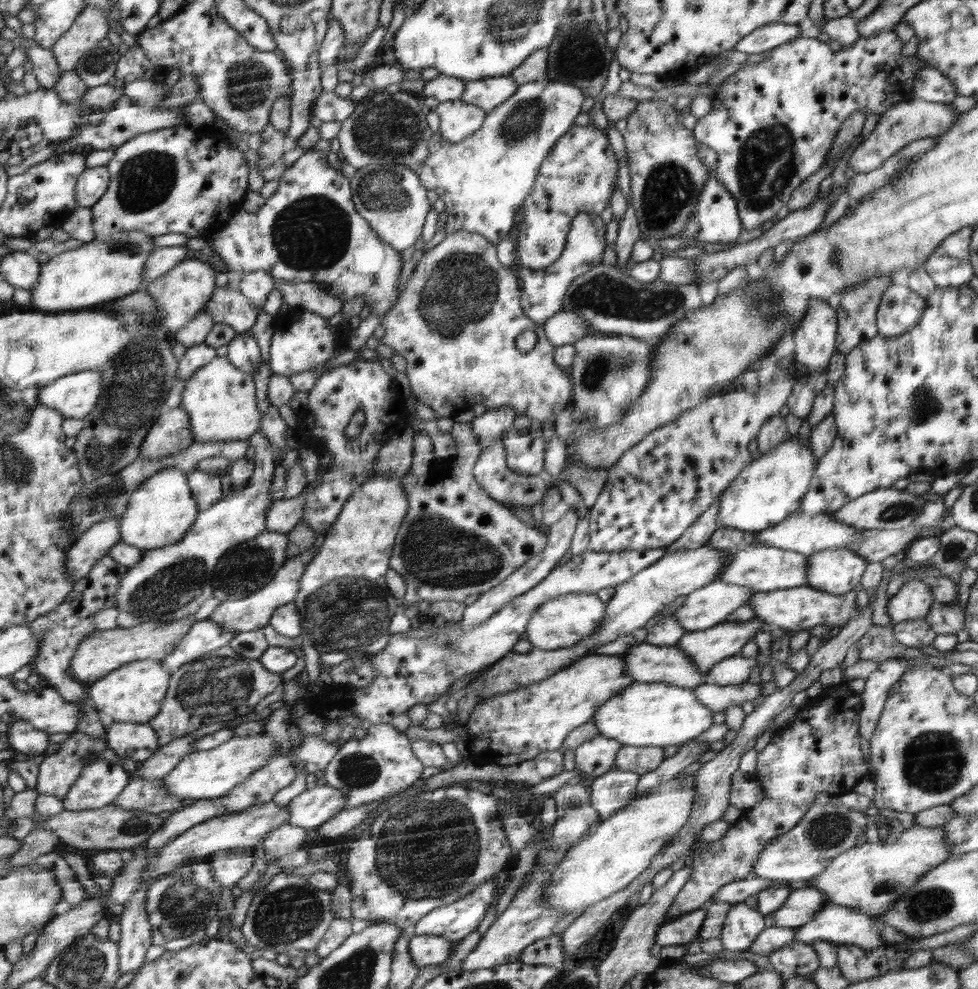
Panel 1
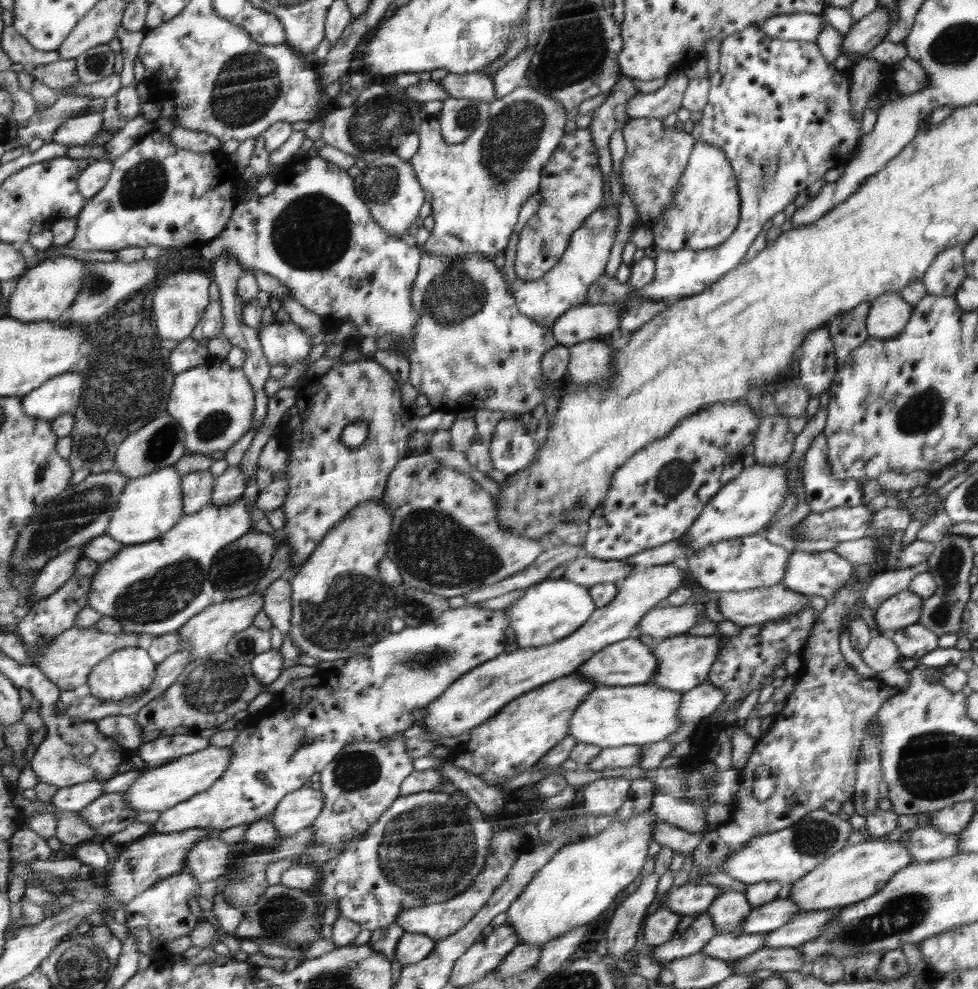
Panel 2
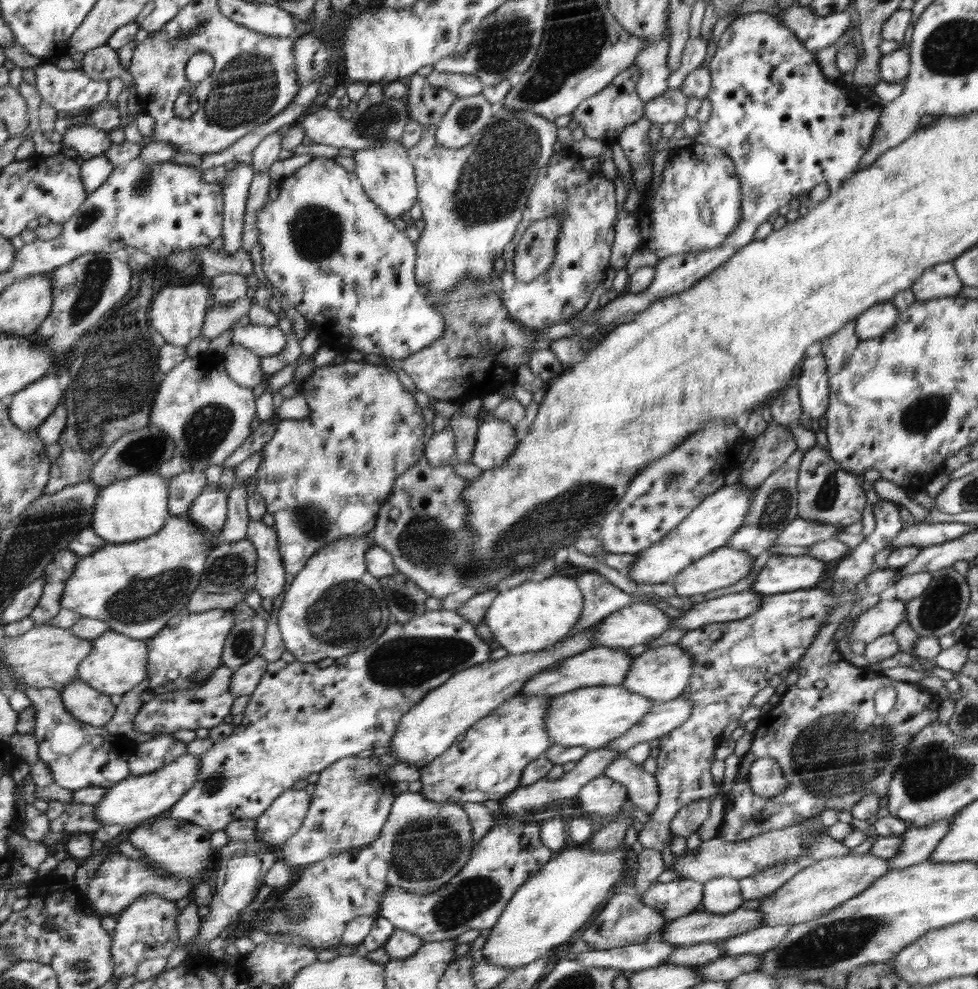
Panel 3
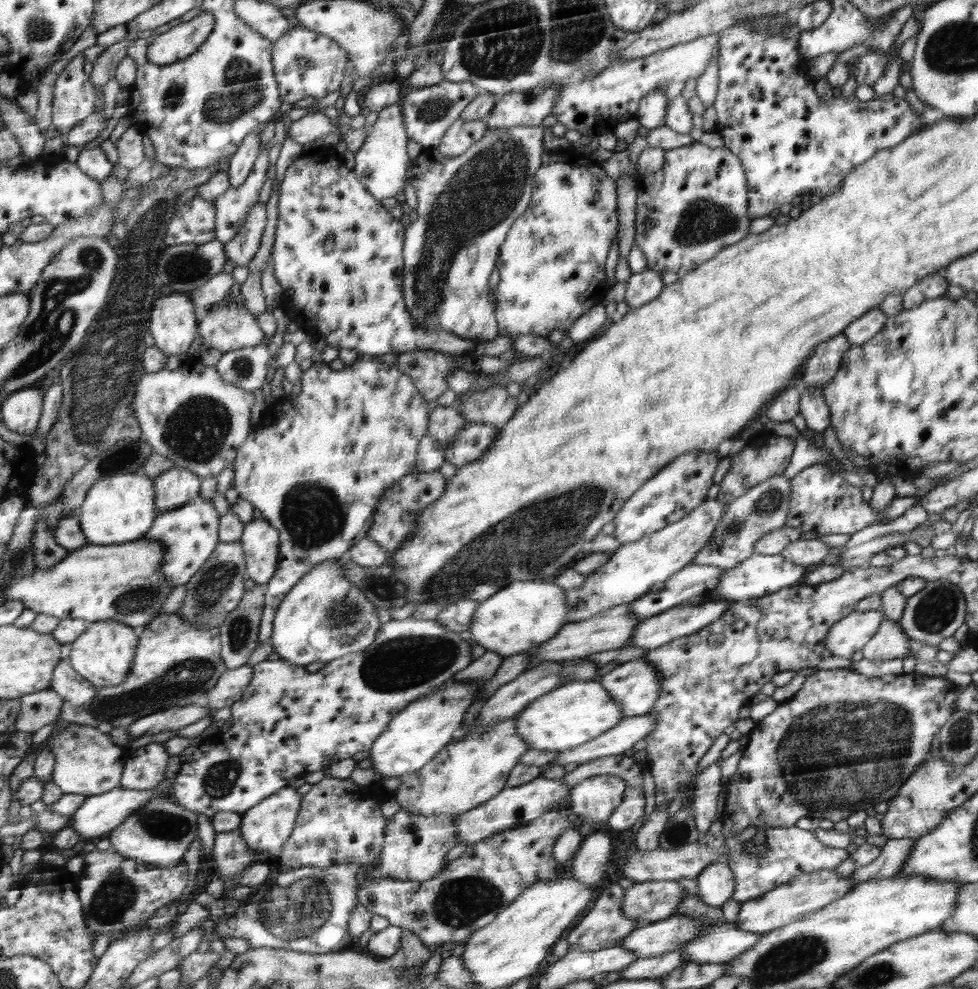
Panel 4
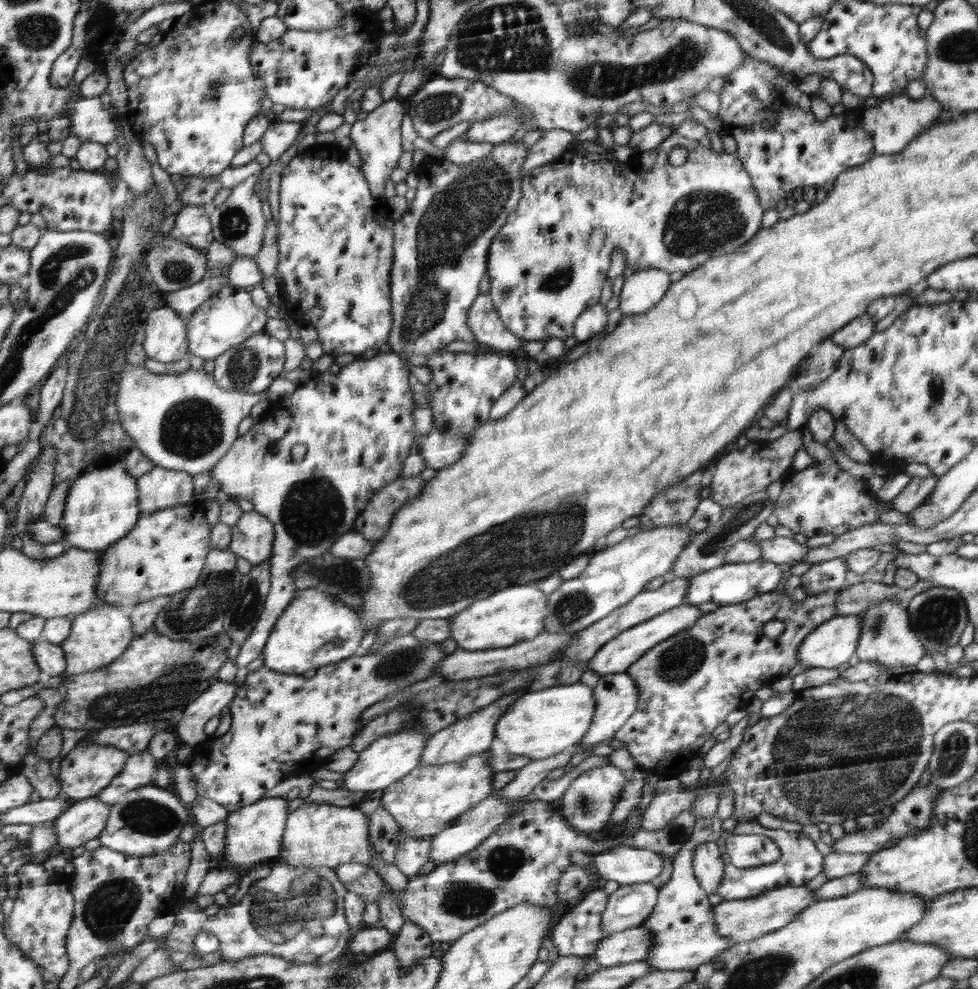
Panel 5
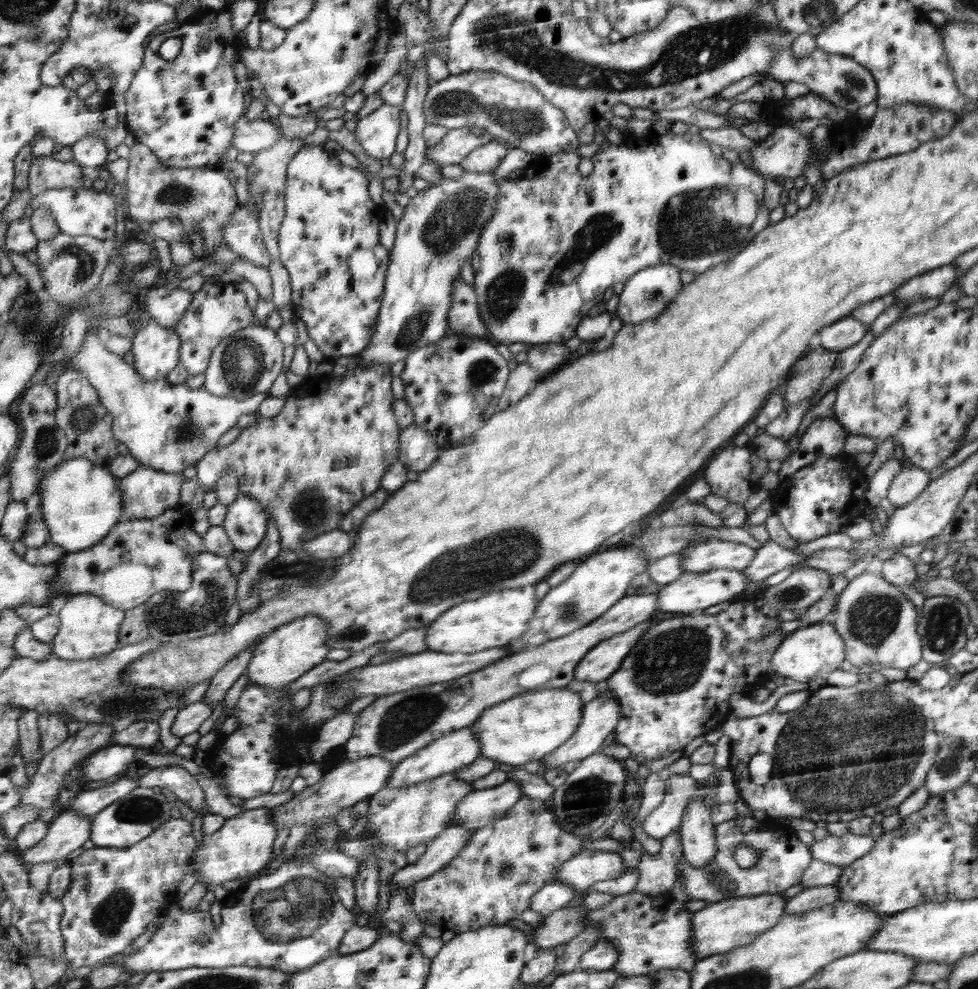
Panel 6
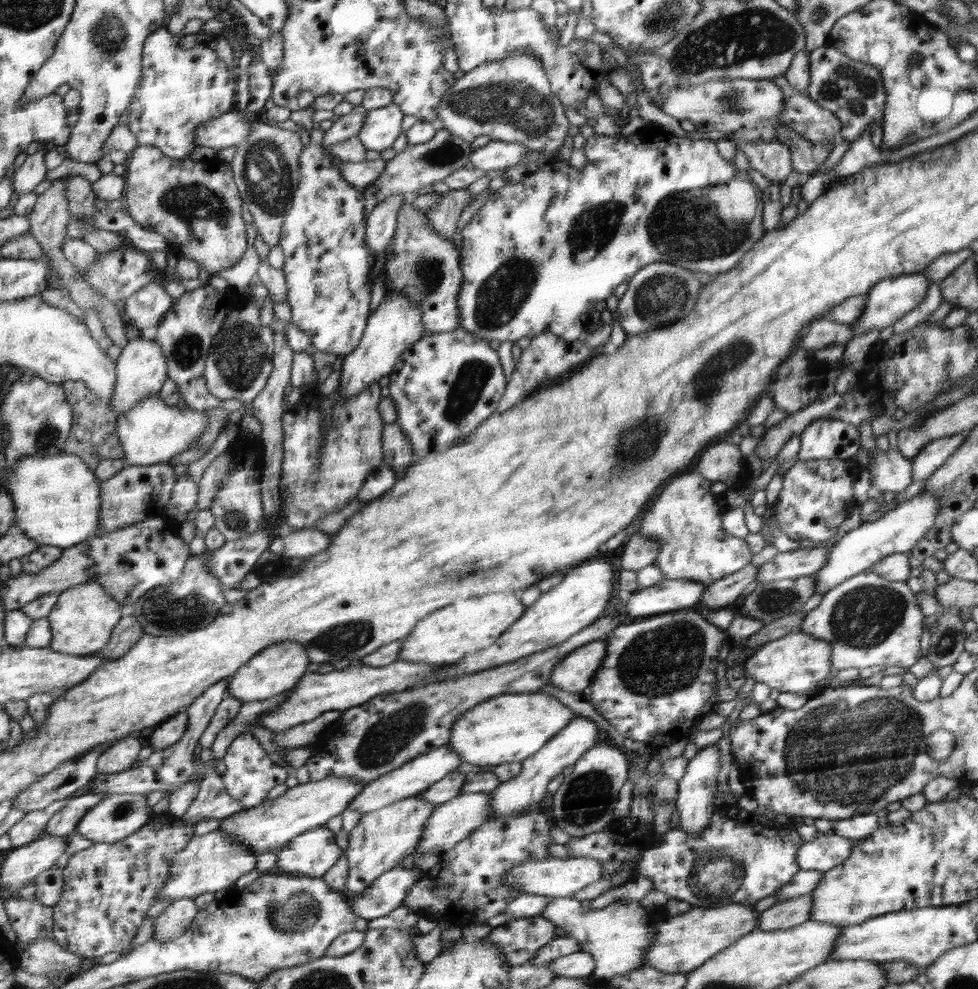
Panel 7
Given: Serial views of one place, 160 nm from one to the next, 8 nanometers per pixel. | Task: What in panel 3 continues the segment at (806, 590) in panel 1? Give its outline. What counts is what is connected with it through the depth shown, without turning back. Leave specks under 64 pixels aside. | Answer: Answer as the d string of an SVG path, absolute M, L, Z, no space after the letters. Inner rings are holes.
M750 588L693 604L683 616L671 620L671 628L687 628L689 631L710 623L749 617L761 605L760 595L764 596Z

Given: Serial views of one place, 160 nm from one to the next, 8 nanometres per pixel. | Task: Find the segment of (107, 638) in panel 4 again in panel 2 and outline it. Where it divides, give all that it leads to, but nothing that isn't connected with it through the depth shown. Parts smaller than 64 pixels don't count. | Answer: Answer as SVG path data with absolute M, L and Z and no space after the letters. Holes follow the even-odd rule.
M126 647L112 653L109 657L100 661L88 674L87 683L90 695L100 700L123 701L124 698L132 698L144 694L151 688L155 680L158 666L154 664L142 647Z

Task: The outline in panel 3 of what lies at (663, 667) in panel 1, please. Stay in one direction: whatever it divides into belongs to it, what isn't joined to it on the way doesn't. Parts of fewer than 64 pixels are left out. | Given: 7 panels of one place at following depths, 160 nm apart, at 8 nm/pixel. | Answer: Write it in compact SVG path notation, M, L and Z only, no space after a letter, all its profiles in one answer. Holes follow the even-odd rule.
M600 646L598 648L586 649L583 653L560 661L542 672L532 675L531 679L524 684L520 690L520 695L524 697L554 697L564 693L571 693L574 690L584 687L620 685L630 673L631 664L634 658L627 655L629 648L608 648Z

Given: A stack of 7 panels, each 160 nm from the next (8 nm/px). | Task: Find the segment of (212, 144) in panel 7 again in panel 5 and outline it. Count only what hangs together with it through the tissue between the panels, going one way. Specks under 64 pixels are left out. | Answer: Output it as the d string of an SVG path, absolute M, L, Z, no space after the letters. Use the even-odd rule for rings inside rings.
M301 122L272 123L266 132L259 138L262 144L261 152L265 152L271 158L272 164L278 162L279 156L286 152L287 148L297 139L301 131Z

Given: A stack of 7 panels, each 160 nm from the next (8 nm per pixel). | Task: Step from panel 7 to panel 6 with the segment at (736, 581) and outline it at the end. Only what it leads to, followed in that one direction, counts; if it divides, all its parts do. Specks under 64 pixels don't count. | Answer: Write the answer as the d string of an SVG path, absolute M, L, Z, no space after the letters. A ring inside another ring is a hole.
M768 540L760 548L755 560L743 570L747 580L758 582L782 569L795 569L798 564L806 560L806 554L796 554L793 550L779 546Z

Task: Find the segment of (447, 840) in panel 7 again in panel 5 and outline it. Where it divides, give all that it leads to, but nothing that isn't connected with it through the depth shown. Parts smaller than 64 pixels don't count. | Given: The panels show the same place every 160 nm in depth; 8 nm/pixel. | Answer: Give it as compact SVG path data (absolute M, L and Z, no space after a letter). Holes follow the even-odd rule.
M583 744L574 745L574 748L570 751L564 749L562 753L555 754L555 756L530 761L526 766L519 768L514 780L503 789L497 791L497 794L499 794L501 798L505 798L507 802L527 798L532 792L532 789L539 782L542 782L542 779L545 778L550 770L556 767L564 767L570 762L570 756L572 756L572 754L582 751L586 752L587 750L590 752L594 745L596 744L591 744L590 746L583 746Z

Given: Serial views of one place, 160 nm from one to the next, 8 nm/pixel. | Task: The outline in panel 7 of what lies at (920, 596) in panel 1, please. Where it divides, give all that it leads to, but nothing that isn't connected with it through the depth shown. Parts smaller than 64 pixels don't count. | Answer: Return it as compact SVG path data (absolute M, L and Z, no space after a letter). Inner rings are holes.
M801 630L792 631L786 636L760 645L741 662L745 678L755 682L764 682L771 689L784 692L813 696L817 686L830 674L831 648L828 642L814 638Z

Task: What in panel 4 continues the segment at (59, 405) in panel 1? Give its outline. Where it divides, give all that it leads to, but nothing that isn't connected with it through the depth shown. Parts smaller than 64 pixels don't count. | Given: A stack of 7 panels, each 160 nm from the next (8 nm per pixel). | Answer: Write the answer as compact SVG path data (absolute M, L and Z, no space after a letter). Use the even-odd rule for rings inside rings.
M25 387L24 390L13 392L1 404L2 423L8 430L23 435L32 435L36 432L43 416L43 398L46 396L38 388Z

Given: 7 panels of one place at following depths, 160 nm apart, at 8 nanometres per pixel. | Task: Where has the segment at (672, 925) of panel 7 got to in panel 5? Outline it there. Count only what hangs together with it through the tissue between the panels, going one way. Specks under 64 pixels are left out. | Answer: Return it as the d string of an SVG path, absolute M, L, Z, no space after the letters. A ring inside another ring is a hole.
M804 884L782 887L750 899L724 900L714 906L716 933L730 939L734 945L756 941L756 939L768 933L790 925L799 916L800 912L817 902L816 890L810 890Z

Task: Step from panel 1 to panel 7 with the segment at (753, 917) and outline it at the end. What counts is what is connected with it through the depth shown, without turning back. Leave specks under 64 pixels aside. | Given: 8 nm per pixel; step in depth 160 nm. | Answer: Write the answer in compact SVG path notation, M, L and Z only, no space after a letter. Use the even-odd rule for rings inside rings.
M709 744L705 748L700 748L696 755L688 761L686 770L682 778L678 781L679 800L676 802L678 814L676 825L684 829L689 835L699 835L711 821L714 810L712 804L717 792L717 776L720 772L720 751L718 744Z

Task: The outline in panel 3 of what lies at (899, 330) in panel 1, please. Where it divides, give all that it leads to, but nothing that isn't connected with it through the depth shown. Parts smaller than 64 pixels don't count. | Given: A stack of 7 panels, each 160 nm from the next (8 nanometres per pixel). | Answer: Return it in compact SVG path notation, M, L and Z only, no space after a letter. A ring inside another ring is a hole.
M890 300L877 302L855 320L855 331L862 341L880 337L896 324L900 310Z

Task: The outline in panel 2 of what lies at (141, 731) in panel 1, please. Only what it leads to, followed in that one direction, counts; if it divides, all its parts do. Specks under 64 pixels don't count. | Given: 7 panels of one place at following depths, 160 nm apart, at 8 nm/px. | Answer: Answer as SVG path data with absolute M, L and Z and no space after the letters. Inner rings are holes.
M110 715L97 720L101 733L118 741L122 748L128 750L128 757L133 757L137 748L144 744L141 741L141 728L133 715Z

